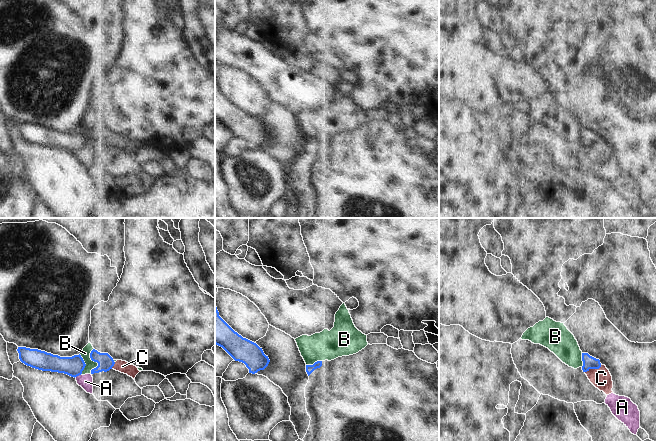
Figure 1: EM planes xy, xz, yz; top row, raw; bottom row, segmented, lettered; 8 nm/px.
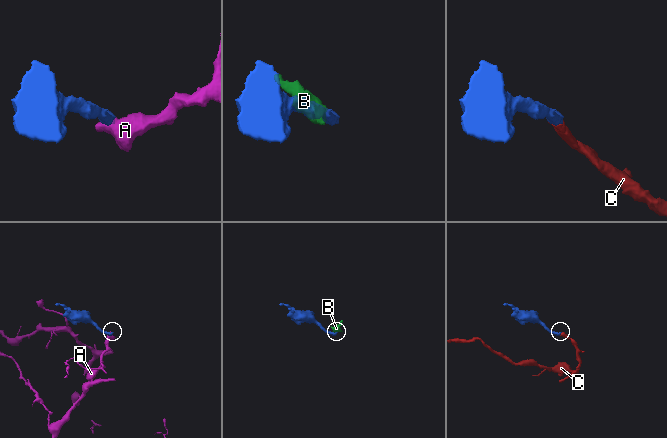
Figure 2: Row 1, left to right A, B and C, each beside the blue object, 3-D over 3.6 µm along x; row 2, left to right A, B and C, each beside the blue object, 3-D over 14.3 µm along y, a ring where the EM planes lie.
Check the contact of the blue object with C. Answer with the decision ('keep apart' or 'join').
join

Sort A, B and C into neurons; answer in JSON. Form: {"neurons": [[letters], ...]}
{"neurons": [["A", "B"], ["C"]]}

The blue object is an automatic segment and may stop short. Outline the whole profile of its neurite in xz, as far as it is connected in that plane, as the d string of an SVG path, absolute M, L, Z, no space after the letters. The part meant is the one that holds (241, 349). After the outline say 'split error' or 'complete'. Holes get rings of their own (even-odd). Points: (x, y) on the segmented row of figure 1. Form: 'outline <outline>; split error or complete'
outline M215 305L215 344L222 347L235 361L242 362L255 374L264 370L270 360L256 343L235 332L220 316Z; complete

